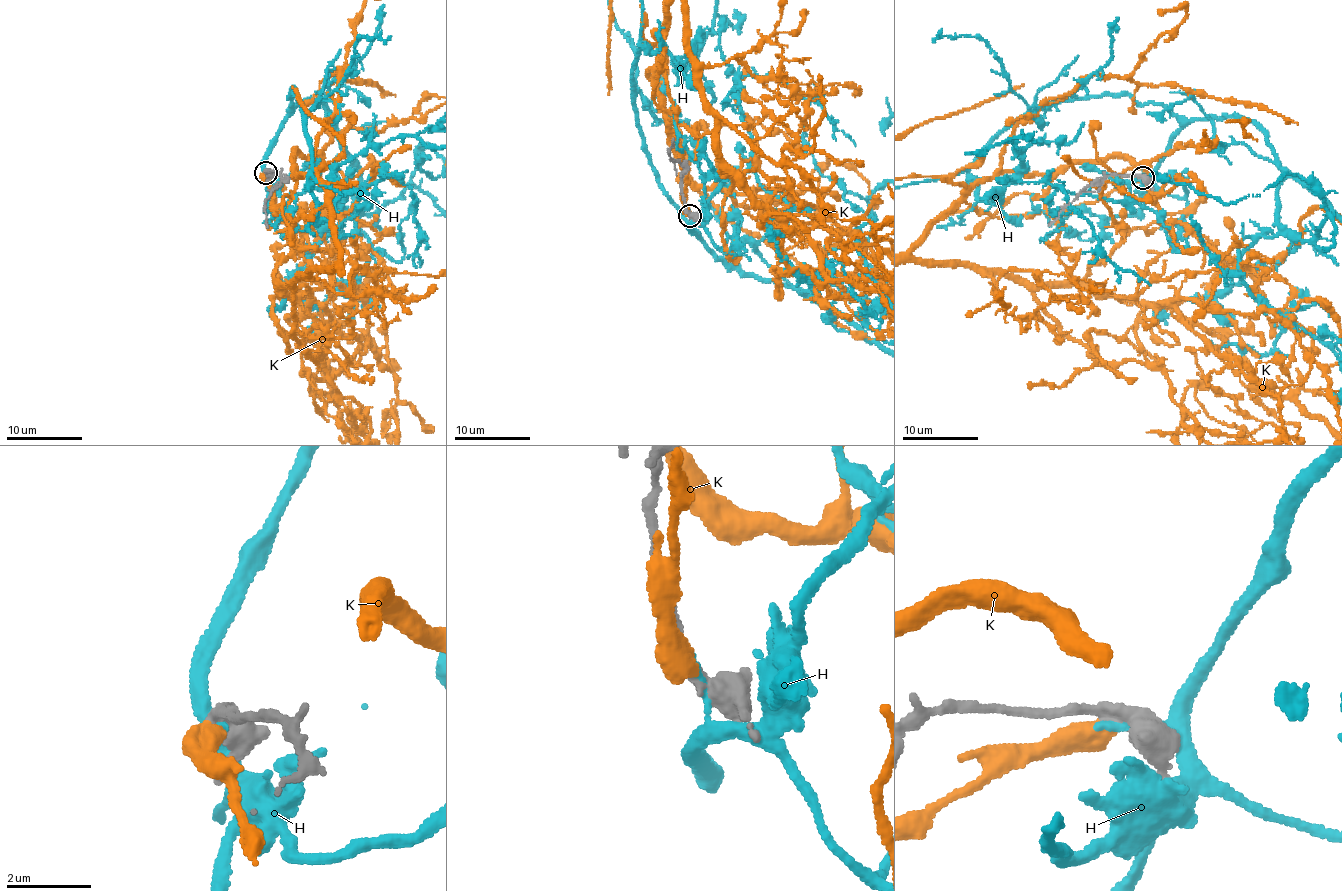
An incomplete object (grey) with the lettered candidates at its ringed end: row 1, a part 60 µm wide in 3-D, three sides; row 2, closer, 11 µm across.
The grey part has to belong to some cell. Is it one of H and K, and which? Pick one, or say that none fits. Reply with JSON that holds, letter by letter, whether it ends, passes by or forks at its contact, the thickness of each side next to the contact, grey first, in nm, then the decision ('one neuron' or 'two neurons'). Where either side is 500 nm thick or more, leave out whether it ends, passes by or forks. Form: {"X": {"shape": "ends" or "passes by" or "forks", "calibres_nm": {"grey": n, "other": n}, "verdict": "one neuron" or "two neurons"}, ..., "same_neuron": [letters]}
{"H": {"calibres_nm": {"grey": 550, "other": 240}, "verdict": "two neurons"}, "K": {"calibres_nm": {"grey": 320, "other": 650}, "verdict": "two neurons"}, "same_neuron": []}

